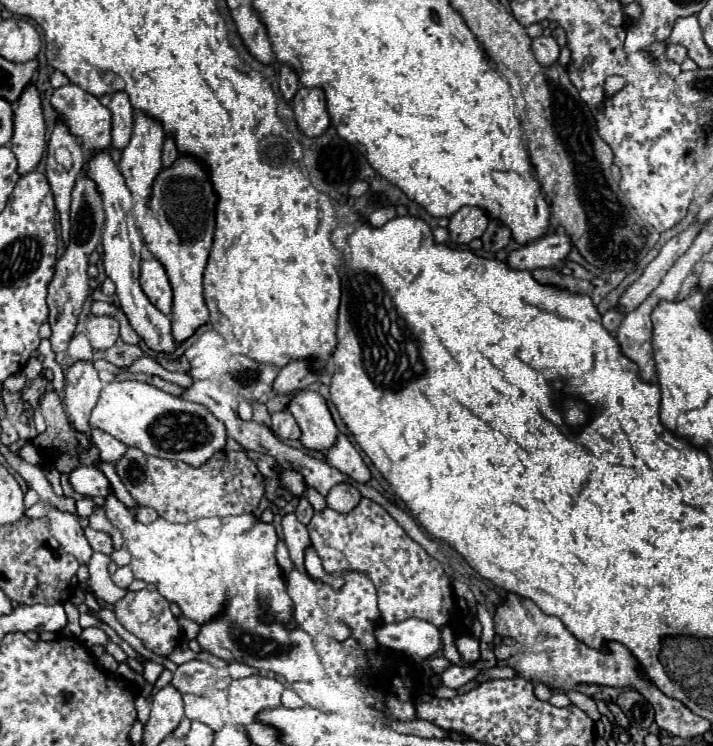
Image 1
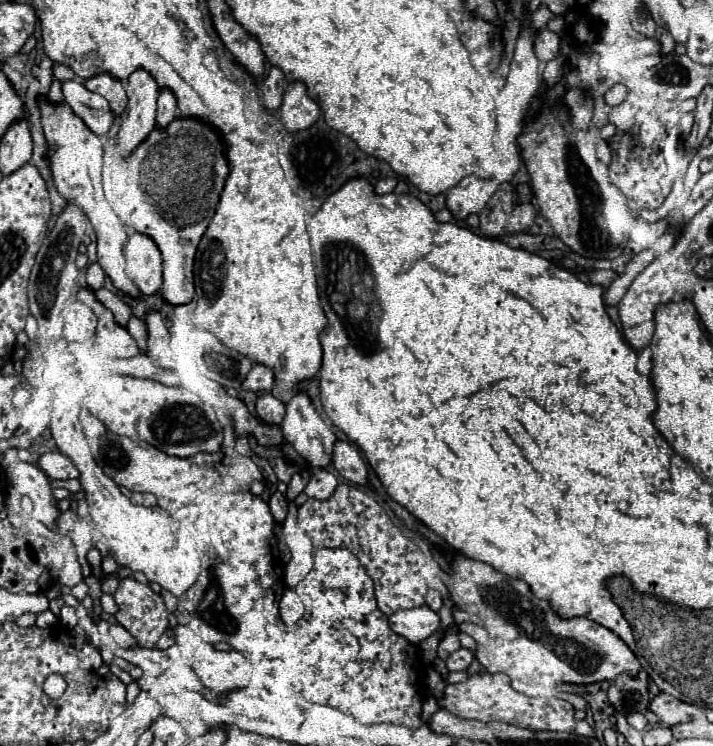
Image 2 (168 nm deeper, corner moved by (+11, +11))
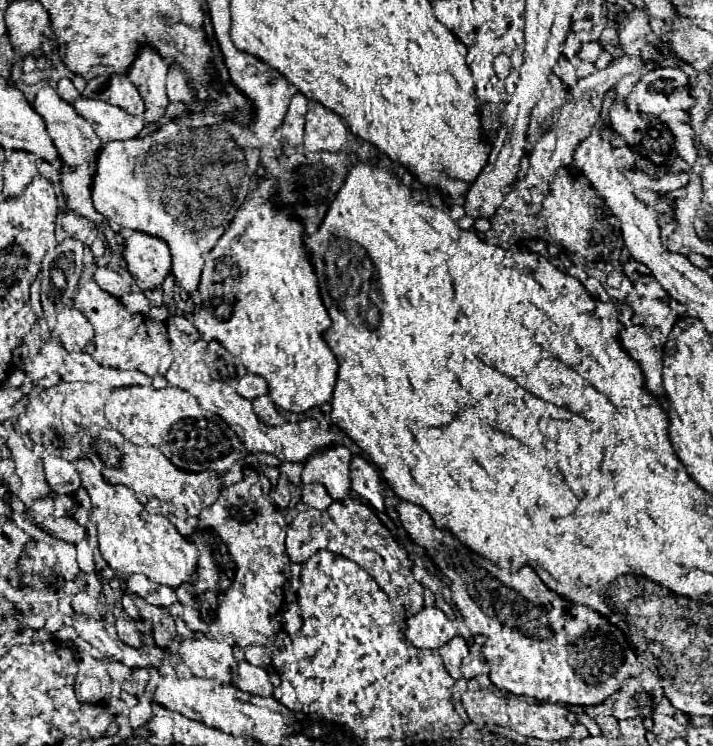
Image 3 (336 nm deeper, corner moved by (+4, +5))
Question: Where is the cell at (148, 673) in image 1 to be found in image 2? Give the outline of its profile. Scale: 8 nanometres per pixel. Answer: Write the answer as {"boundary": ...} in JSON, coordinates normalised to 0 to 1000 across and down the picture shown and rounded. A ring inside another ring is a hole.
{"boundary":[[[158,836],[156,845],[153,845],[153,850],[158,853],[158,858],[161,858],[170,869],[189,869],[189,866],[192,866],[192,858],[189,858],[173,839],[167,839],[167,836]]]}

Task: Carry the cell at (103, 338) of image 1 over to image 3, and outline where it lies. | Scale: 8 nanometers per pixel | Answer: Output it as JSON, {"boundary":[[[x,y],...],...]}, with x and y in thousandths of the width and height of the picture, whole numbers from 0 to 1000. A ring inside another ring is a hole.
{"boundary":[[[90,413],[79,426],[81,426],[81,434],[70,445],[70,450],[81,456],[93,472],[115,469],[123,458],[129,458],[132,442],[123,434],[121,424],[112,421],[107,413]]]}

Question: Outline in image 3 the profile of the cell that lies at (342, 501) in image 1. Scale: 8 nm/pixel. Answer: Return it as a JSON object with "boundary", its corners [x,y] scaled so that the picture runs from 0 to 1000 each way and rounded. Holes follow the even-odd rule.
{"boundary":[[[438,649],[438,651],[426,651],[424,657],[424,670],[429,678],[443,681],[443,684],[457,684],[466,676],[463,662],[457,660],[457,654],[452,649]]]}

